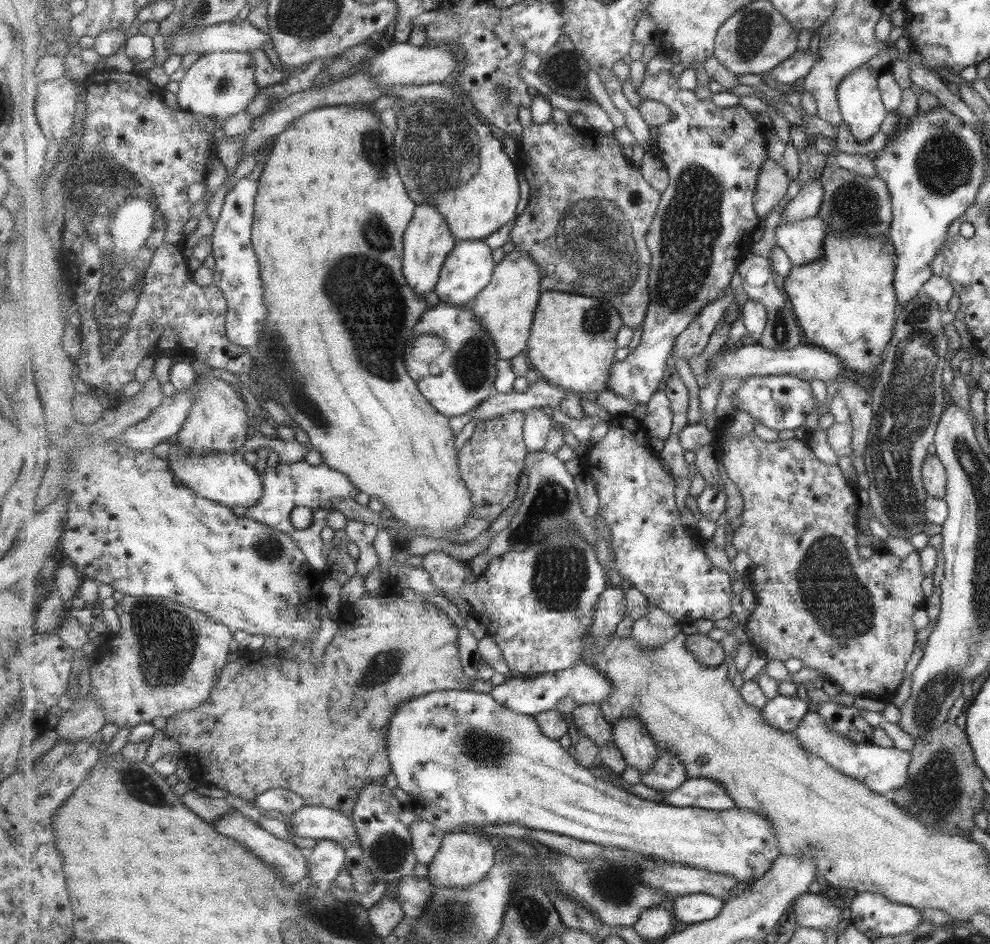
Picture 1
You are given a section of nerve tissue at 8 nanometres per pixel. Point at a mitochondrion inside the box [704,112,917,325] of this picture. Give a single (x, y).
(854, 205)

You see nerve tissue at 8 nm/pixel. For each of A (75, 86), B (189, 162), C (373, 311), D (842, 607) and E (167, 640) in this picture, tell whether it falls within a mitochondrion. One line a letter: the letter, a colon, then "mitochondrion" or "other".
A: other
B: other
C: mitochondrion
D: mitochondrion
E: mitochondrion

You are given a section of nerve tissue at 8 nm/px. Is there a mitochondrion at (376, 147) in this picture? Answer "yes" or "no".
yes

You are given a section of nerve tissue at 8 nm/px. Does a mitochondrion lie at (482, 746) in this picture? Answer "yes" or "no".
yes

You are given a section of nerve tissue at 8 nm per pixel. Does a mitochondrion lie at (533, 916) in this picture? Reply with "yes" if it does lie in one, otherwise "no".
yes

